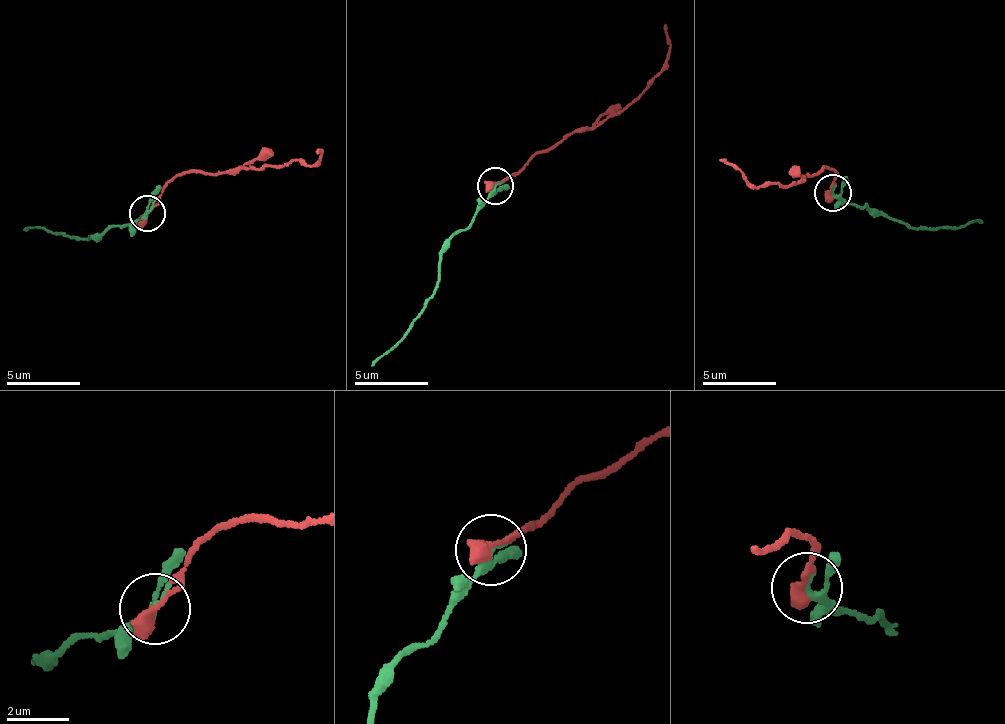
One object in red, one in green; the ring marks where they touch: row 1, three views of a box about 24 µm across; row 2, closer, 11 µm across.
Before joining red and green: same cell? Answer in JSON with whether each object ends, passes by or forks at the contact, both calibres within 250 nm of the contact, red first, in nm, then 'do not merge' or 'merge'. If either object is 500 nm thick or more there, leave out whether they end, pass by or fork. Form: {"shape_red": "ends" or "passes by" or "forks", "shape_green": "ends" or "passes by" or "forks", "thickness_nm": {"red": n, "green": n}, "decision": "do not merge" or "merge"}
{"shape_red": "ends", "shape_green": "passes by", "thickness_nm": {"red": 480, "green": 200}, "decision": "merge"}

